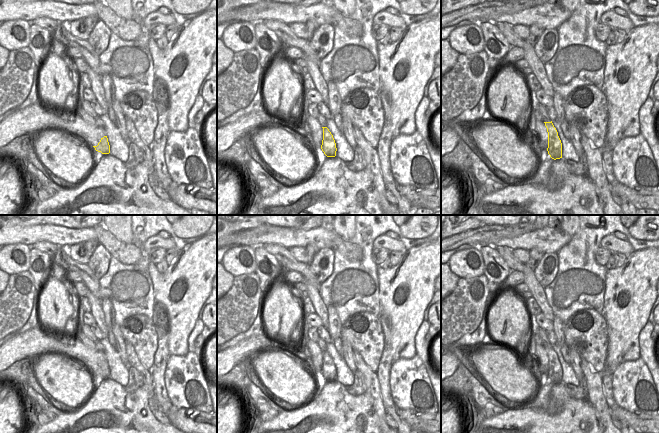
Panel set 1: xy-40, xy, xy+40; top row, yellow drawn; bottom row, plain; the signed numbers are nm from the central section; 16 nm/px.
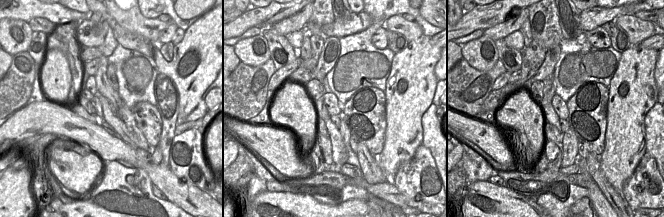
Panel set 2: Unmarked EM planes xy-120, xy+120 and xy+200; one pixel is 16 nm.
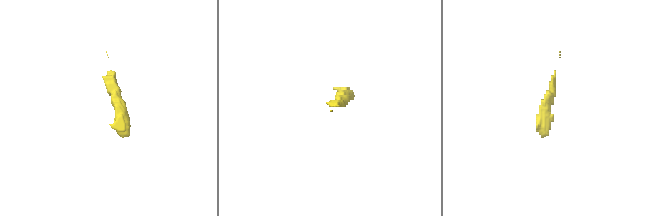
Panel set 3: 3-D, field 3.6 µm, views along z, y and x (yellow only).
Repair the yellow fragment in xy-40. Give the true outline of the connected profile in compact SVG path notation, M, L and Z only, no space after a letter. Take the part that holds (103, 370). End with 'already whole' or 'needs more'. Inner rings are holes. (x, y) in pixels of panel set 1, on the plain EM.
M107 360L101 362L100 366L97 370L93 370L96 375L101 376L102 378L109 378L110 377L110 369L108 366Z; already whole

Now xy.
M327 351L322 352L323 352L323 364L321 373L327 381L335 381L337 372L333 359L331 358Z; already whole

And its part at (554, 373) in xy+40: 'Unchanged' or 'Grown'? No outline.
Unchanged

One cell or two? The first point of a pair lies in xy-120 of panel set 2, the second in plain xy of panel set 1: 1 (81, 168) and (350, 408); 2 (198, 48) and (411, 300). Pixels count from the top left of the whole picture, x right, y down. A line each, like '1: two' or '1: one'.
1: two
2: one

